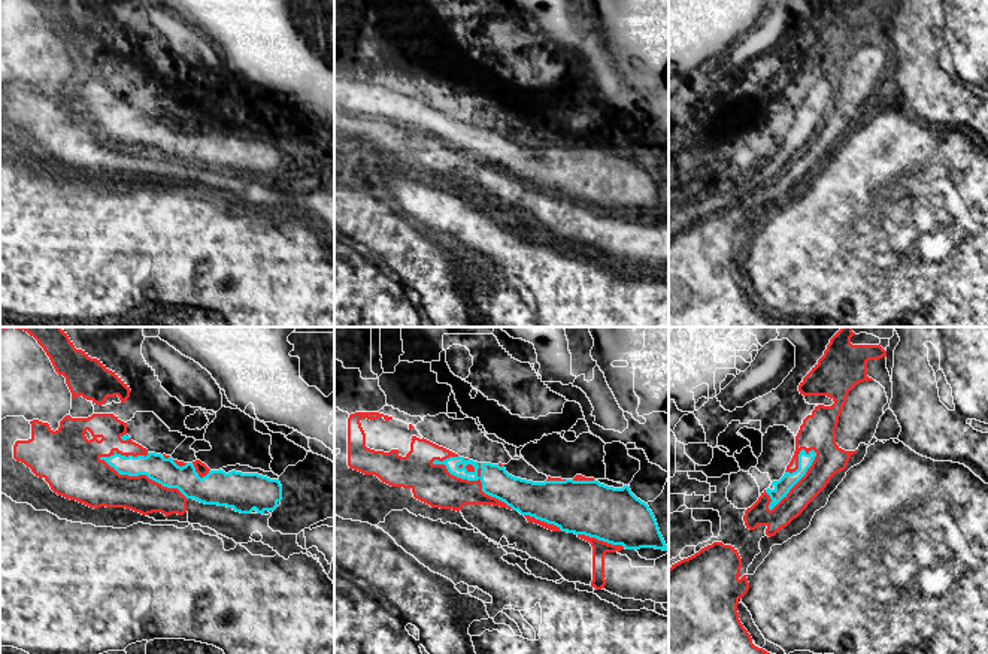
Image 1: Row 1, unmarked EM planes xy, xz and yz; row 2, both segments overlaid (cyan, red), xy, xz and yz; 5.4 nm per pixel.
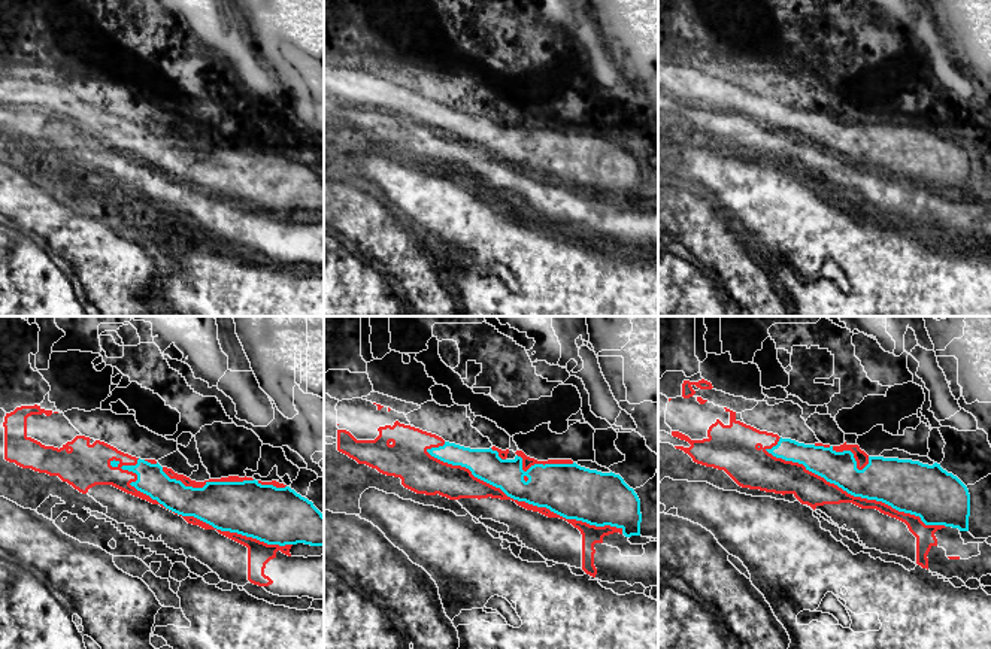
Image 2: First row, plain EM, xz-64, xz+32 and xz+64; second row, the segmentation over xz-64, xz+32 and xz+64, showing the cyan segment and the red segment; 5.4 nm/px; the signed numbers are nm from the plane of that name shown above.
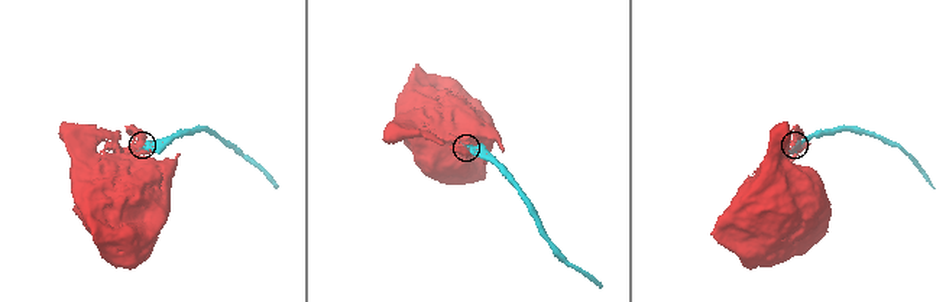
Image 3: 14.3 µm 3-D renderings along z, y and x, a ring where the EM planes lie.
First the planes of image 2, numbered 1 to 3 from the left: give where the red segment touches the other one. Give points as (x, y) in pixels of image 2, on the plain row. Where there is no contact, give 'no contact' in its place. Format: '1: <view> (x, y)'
1: xz-64 (191, 181)
2: xz+32 (526, 167)
3: xz+64 (855, 161)

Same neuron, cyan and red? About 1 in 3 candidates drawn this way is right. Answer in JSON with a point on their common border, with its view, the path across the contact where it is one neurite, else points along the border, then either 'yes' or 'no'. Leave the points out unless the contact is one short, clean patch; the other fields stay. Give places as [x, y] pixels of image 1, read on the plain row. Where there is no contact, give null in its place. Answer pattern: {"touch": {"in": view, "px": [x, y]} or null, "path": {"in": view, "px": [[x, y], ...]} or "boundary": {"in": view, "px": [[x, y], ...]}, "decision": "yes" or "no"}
{"touch": {"in": "xz", "px": [475, 145]}, "decision": "no"}

